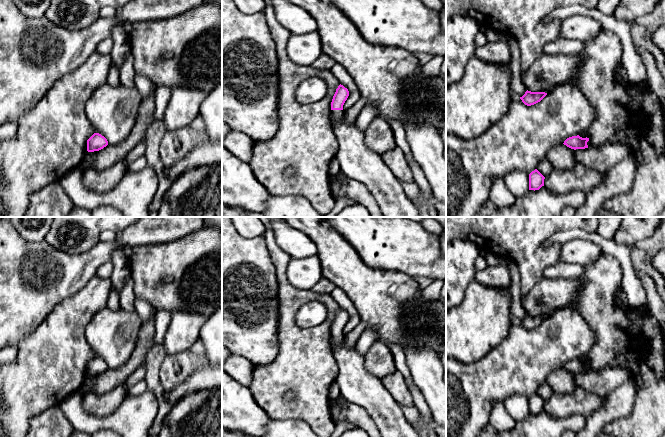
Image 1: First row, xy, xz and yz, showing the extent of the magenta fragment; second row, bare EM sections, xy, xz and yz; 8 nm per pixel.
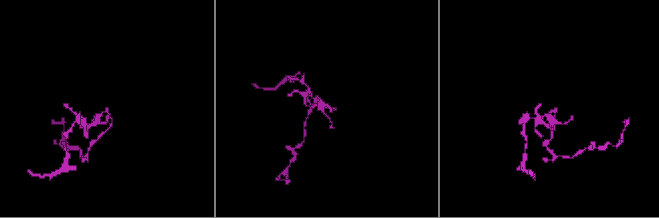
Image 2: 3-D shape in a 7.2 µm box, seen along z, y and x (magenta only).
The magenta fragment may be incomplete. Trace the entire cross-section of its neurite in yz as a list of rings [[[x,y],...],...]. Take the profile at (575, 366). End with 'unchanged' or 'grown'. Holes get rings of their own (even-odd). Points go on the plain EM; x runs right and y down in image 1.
[[[577,359],[577,360],[572,360],[567,362],[563,368],[574,374],[585,373],[585,372],[588,372],[588,369],[587,369],[588,365],[589,365],[589,362],[587,361],[582,362],[579,359]]]; unchanged

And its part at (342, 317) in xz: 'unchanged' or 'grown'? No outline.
grown

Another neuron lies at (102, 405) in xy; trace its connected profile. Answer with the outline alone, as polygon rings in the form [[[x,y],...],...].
[[[122,384],[101,395],[94,392],[86,393],[82,397],[82,403],[87,412],[97,417],[104,417],[113,413],[126,395],[127,389]]]

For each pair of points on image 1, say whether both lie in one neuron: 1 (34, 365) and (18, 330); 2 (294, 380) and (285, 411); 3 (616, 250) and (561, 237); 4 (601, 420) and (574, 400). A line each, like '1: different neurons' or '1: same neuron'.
1: different neurons
2: same neuron
3: same neuron
4: different neurons

